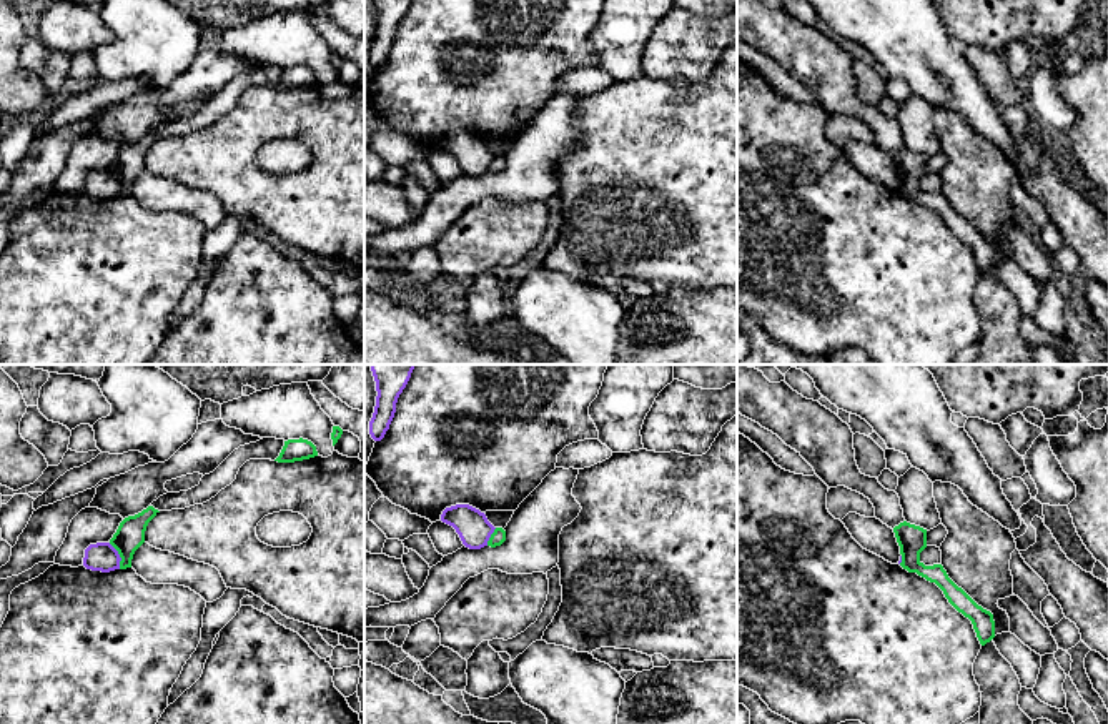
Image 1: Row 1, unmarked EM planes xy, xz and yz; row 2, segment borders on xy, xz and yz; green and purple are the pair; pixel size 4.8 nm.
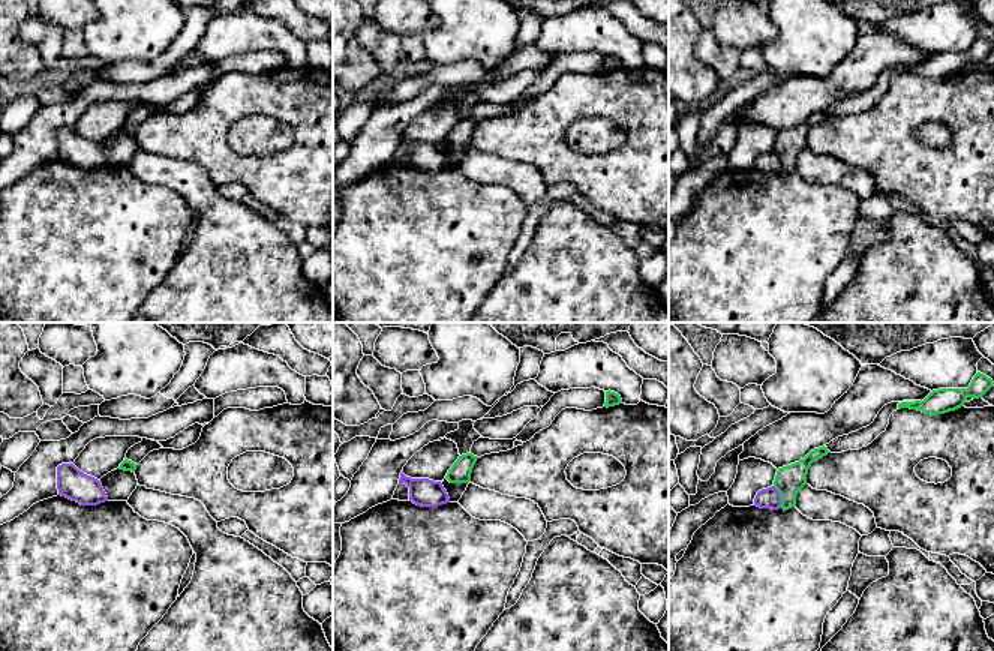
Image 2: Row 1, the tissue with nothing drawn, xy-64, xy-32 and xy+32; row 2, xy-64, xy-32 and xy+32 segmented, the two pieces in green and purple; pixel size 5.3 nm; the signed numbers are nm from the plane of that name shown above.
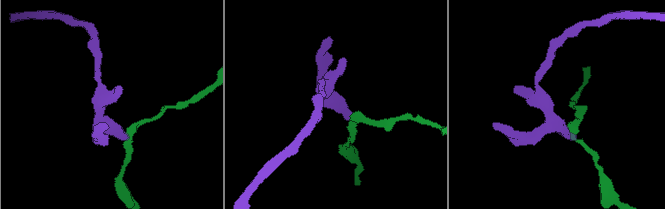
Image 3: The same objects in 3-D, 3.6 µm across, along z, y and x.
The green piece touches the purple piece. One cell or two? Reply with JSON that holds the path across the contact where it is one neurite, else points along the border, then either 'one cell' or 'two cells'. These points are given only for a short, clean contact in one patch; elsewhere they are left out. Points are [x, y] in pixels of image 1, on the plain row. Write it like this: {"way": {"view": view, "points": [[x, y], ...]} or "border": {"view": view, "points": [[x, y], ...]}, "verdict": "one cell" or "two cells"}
{"border": {"view": "xy", "points": [[108, 170], [120, 185], [120, 195]]}, "verdict": "two cells"}

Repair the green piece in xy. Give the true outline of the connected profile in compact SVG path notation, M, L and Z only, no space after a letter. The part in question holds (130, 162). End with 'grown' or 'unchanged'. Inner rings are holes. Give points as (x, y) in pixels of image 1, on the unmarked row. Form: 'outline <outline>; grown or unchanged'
outline M148 133L141 140L128 143L120 150L116 160L110 166L110 171L121 185L120 196L131 195L135 178L145 170L146 153L158 140L160 138L153 133Z; unchanged

